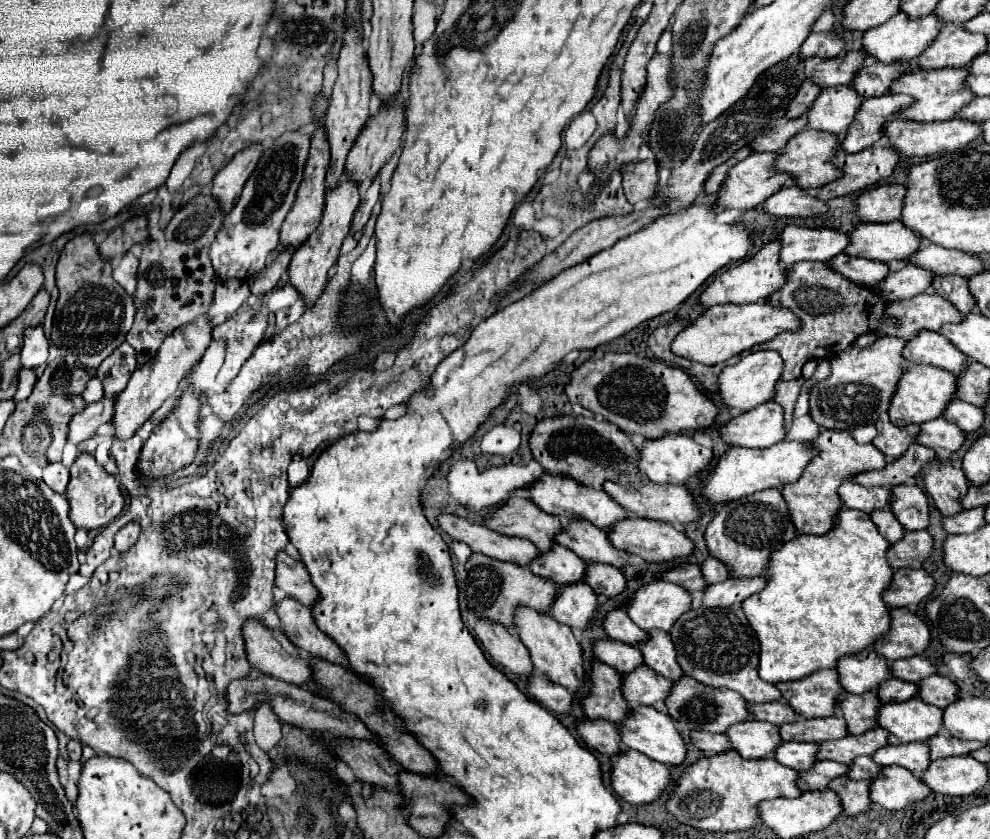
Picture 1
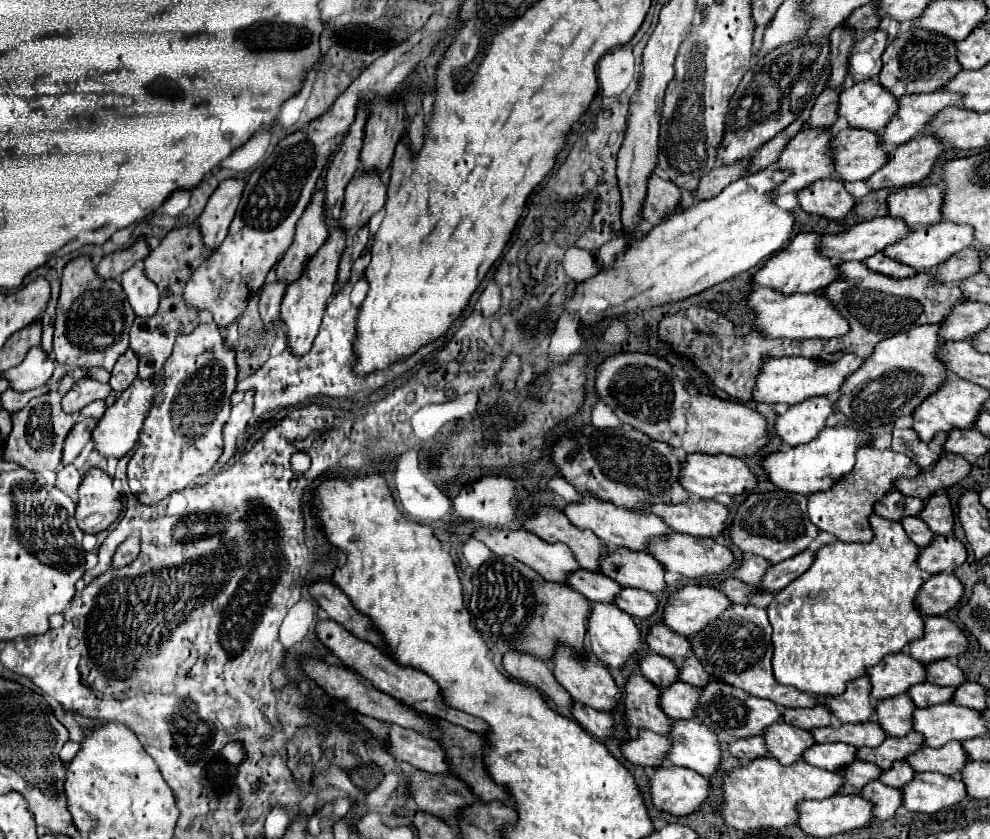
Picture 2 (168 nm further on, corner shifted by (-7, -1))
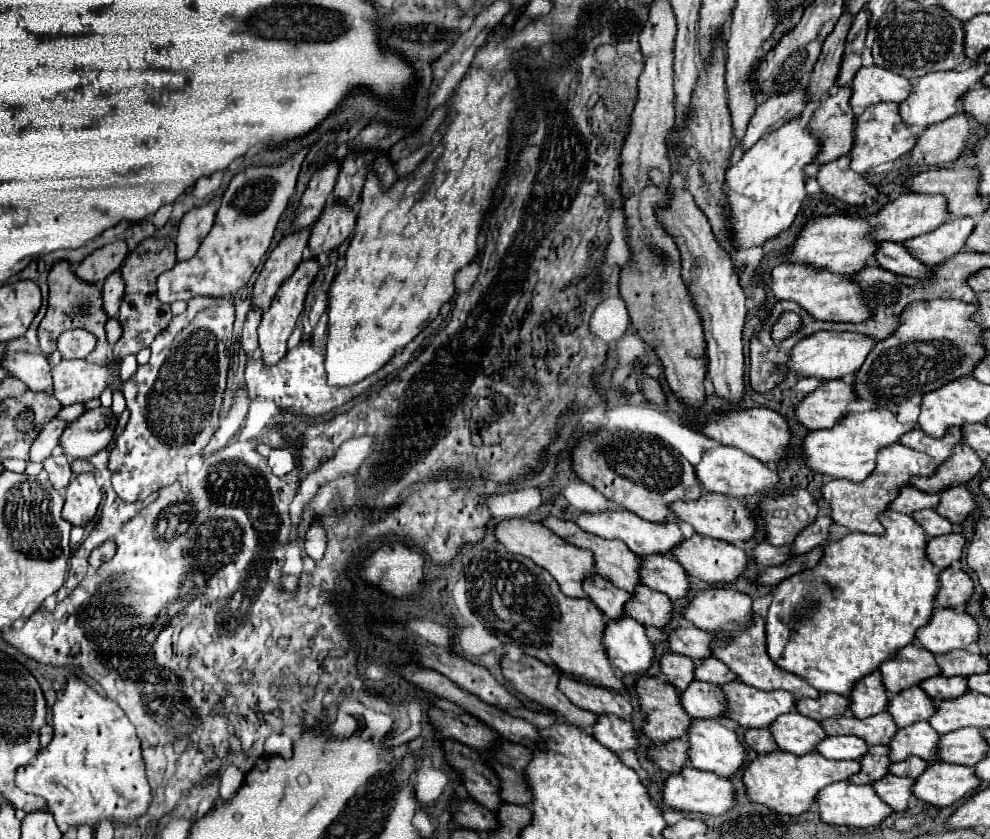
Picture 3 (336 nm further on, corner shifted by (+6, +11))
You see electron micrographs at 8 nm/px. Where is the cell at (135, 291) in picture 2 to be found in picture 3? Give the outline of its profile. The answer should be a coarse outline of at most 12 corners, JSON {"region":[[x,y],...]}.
{"region":[[120,271],[104,281],[104,309],[118,313],[126,283]]}

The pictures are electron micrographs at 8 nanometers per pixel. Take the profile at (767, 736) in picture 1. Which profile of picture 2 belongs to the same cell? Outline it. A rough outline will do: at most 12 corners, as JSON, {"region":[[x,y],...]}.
{"region":[[775,723],[763,737],[769,753],[793,765],[815,745],[811,731]]}

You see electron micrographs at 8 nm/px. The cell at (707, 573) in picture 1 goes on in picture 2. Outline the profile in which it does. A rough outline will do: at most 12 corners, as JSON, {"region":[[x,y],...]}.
{"region":[[745,557],[735,577],[761,583],[771,563],[765,557]]}

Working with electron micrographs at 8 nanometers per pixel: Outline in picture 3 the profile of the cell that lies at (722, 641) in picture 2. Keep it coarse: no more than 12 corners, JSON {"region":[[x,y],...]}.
{"region":[[764,619],[712,631],[712,657],[758,689],[820,693],[766,653]]}

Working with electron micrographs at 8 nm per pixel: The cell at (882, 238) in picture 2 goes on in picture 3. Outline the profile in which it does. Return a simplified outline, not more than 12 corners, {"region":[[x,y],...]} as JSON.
{"region":[[910,195],[870,219],[878,241],[906,241],[948,219],[942,195]]}

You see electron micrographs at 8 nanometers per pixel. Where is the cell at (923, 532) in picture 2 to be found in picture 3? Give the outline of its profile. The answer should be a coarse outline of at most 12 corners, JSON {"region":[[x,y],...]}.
{"region":[[934,509],[916,511],[912,519],[926,531],[938,537],[958,531]]}

